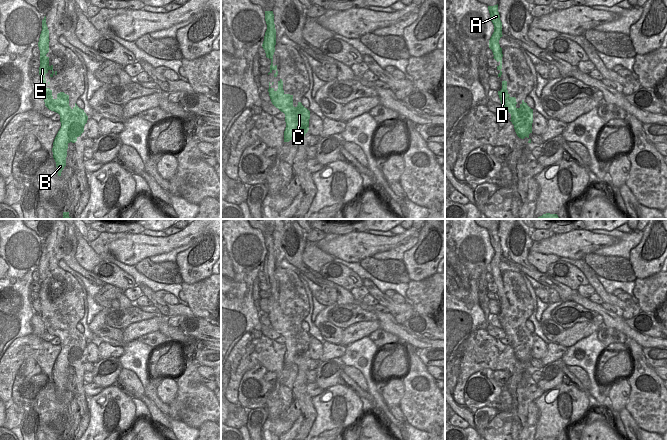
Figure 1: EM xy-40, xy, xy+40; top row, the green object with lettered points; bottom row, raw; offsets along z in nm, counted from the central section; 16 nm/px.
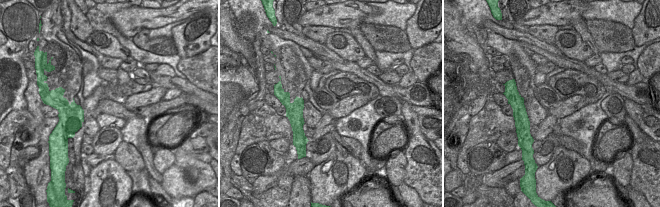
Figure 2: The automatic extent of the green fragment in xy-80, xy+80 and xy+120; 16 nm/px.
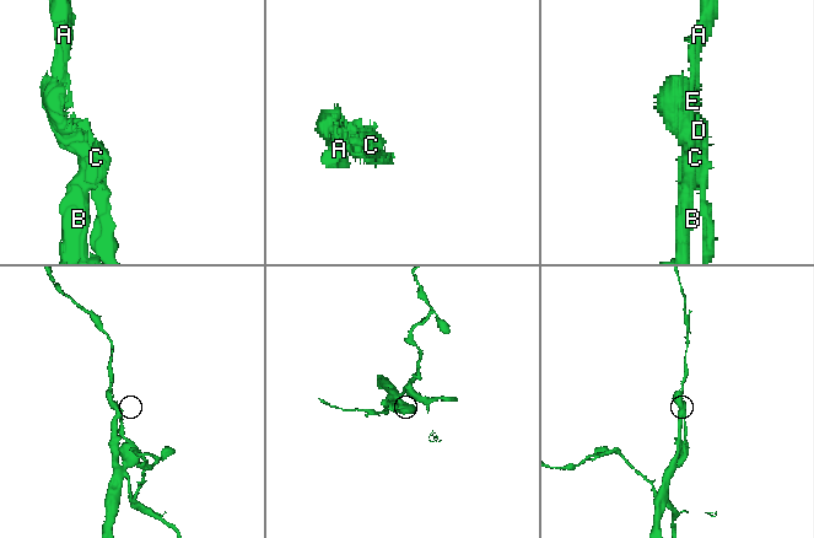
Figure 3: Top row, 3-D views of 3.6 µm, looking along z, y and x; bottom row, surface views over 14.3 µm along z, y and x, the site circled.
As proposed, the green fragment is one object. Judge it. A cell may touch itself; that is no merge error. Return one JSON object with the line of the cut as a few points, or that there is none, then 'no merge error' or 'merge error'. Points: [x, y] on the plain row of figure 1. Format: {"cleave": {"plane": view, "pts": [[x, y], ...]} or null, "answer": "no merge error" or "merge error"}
{"cleave": {"plane": "xy-40", "pts": [[75, 347], [69, 351], [69, 365]]}, "answer": "merge error"}

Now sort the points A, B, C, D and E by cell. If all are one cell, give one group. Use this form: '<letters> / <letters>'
A / B C D E

